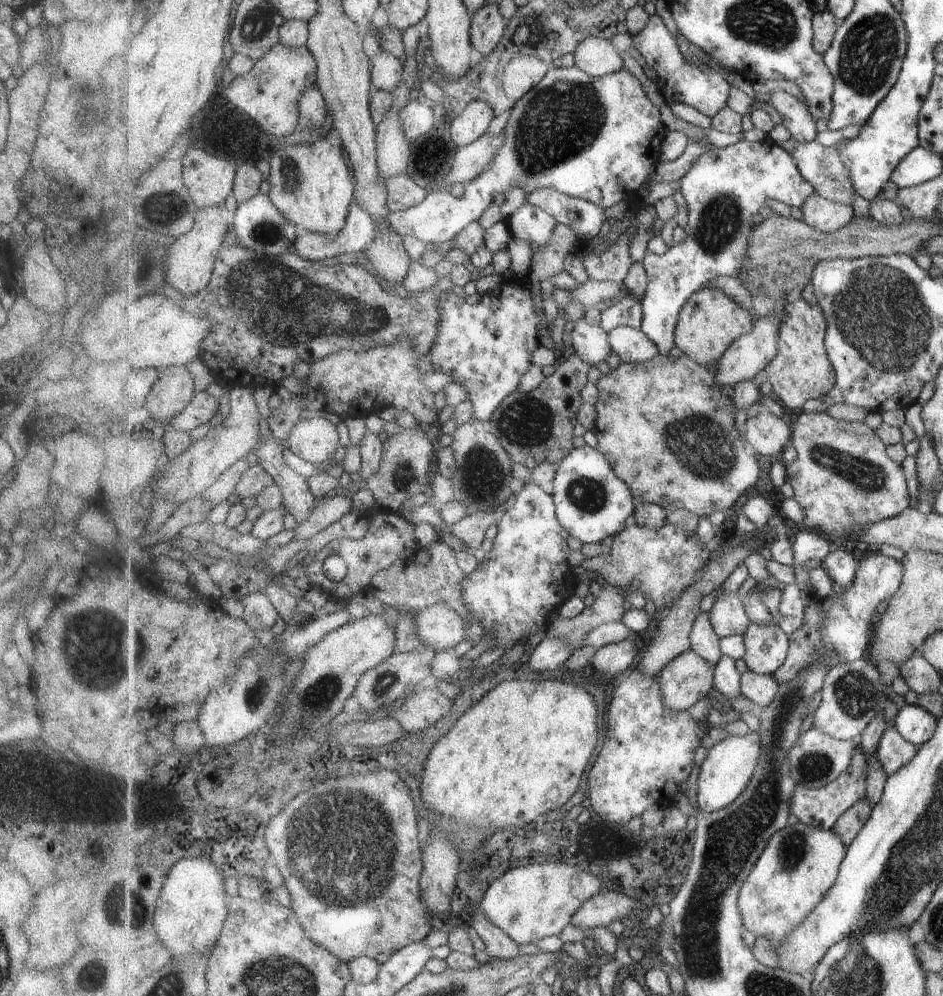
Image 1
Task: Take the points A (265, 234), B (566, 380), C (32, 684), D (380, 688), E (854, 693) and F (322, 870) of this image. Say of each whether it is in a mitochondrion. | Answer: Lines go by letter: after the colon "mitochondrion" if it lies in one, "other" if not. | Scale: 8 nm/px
A: mitochondrion
B: other
C: other
D: mitochondrion
E: mitochondrion
F: mitochondrion

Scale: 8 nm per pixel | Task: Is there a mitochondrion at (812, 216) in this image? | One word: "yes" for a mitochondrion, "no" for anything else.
no

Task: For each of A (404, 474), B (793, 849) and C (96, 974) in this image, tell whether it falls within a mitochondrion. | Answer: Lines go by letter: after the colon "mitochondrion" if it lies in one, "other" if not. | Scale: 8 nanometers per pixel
A: mitochondrion
B: mitochondrion
C: mitochondrion

